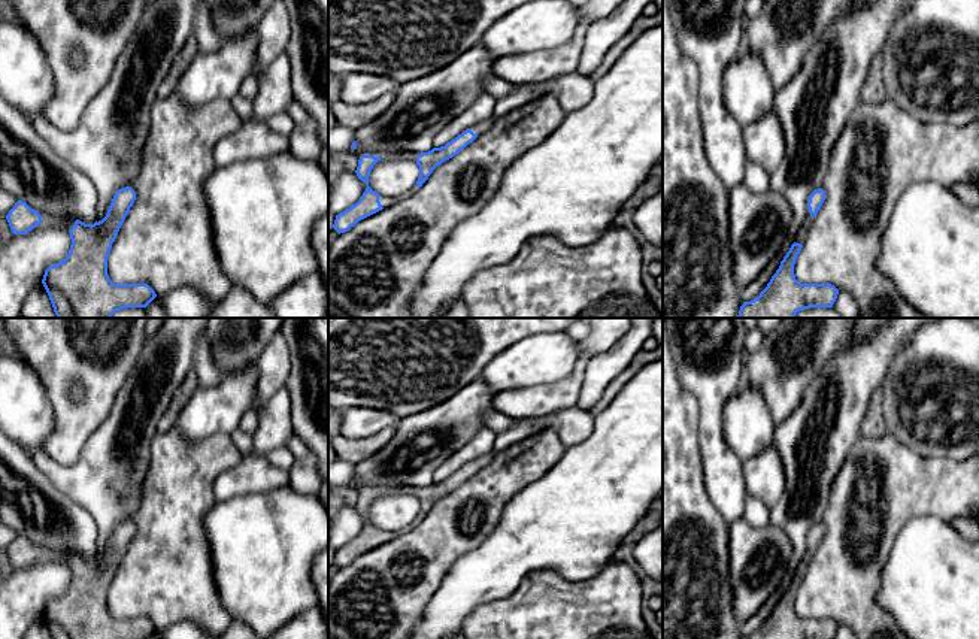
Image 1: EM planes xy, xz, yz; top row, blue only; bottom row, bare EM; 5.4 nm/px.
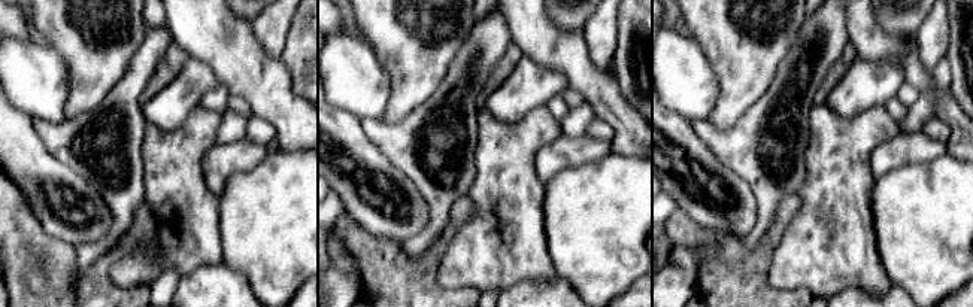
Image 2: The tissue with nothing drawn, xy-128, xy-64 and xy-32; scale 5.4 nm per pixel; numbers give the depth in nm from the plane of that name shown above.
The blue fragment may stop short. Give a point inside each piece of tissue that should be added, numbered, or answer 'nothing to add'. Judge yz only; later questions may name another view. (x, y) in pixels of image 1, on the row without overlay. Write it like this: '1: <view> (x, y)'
1: yz (800, 572)

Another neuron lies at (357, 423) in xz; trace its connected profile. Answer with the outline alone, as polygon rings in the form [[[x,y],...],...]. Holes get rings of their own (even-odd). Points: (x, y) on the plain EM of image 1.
[[[352,406],[343,412],[340,434],[346,439],[366,439],[397,423],[398,418],[388,411]]]

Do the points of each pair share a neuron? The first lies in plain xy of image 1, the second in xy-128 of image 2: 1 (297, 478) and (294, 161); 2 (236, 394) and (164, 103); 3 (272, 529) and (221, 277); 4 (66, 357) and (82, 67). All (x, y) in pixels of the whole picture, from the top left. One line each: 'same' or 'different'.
1: different
2: same
3: different
4: same

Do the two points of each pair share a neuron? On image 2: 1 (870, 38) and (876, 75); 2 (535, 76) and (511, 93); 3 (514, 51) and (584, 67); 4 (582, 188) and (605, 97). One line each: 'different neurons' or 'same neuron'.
1: different neurons
2: same neuron
3: different neurons
4: different neurons

